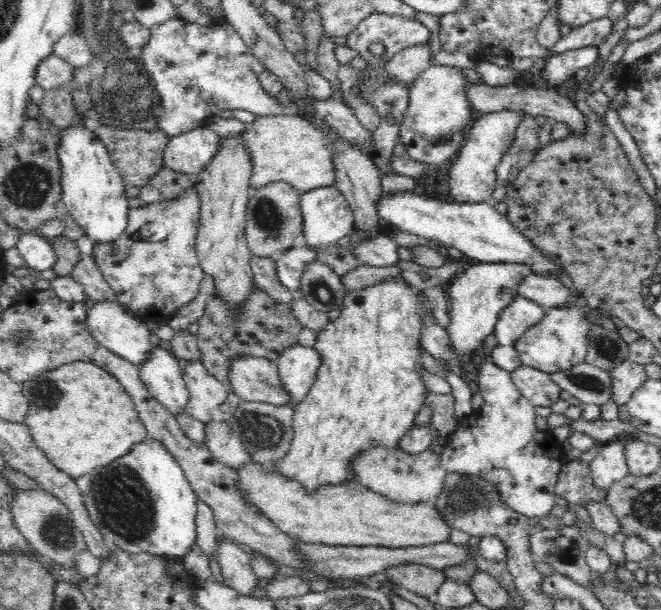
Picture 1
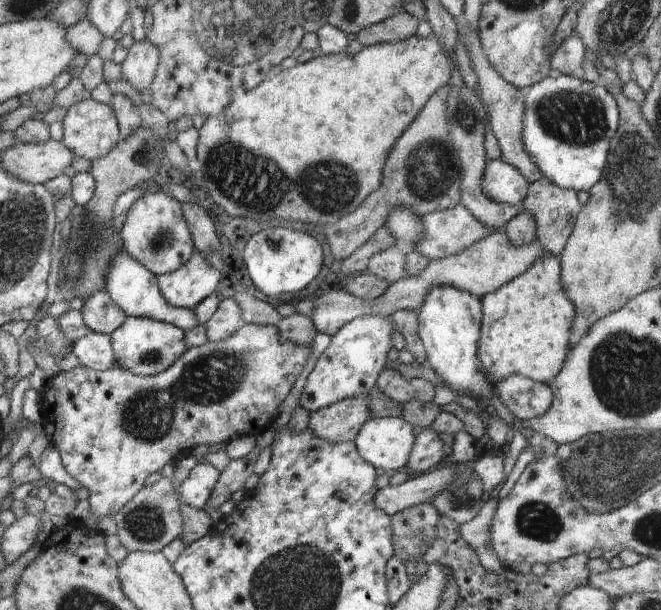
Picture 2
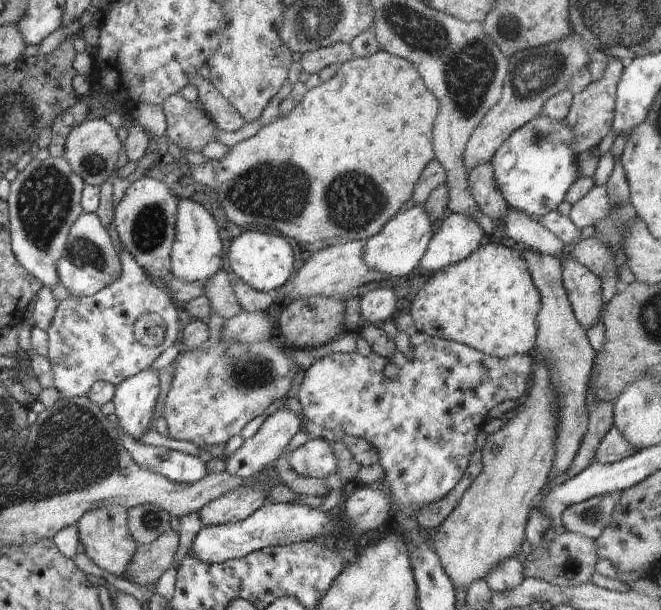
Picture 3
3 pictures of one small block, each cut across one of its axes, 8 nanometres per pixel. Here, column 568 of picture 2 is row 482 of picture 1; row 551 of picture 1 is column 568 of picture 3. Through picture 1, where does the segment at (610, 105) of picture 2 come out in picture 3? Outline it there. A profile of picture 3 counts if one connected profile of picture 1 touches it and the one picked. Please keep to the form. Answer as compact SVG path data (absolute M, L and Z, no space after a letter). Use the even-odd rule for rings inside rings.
M537 116L535 120L527 122L519 130L515 130L495 152L491 158L495 186L503 194L507 206L511 210L525 212L533 220L555 212L561 202L565 202L565 192L577 176L577 154L571 150L573 130L567 126L565 118L555 120L547 116Z

